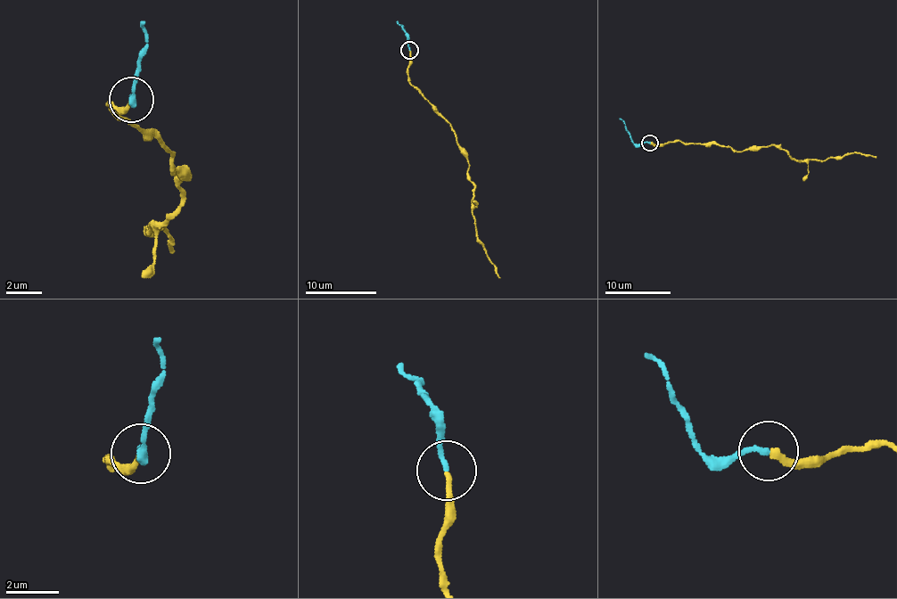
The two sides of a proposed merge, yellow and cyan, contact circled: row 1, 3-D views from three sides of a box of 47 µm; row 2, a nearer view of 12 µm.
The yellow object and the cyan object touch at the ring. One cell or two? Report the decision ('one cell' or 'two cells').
one cell

